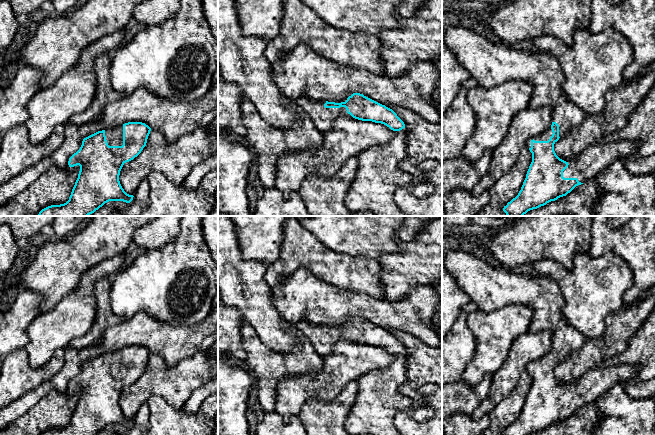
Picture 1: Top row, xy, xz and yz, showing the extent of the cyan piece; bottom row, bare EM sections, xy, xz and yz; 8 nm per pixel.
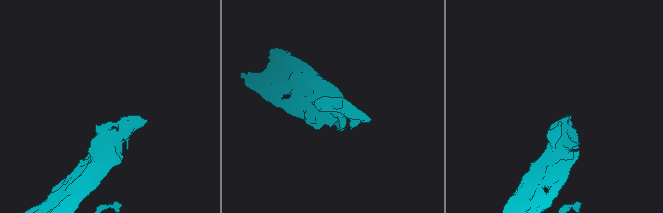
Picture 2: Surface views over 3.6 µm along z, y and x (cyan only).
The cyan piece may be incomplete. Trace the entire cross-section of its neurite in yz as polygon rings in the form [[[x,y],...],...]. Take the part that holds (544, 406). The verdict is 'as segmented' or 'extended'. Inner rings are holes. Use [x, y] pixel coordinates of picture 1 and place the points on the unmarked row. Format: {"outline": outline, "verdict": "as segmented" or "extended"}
{"outline": [[[443,250],[442,261],[447,271],[454,277],[458,286],[465,291],[471,300],[477,305],[479,310],[491,312],[505,305],[522,304],[531,307],[534,310],[533,319],[530,325],[529,332],[537,333],[542,330],[550,330],[552,332],[552,349],[551,352],[543,357],[530,362],[526,371],[532,377],[532,386],[526,398],[521,414],[518,419],[504,430],[503,435],[530,435],[546,429],[551,425],[555,425],[560,421],[566,420],[576,410],[591,405],[598,397],[607,391],[616,382],[624,383],[626,381],[635,380],[641,368],[640,365],[611,365],[611,366],[596,366],[587,371],[581,378],[573,381],[570,384],[564,385],[560,383],[555,375],[554,368],[562,361],[566,360],[570,354],[577,351],[583,346],[586,338],[565,320],[562,309],[564,306],[564,298],[557,282],[544,275],[530,276],[527,274],[517,274],[511,269],[504,266],[491,266],[486,261],[475,257],[474,255],[457,250]]], "verdict": "extended"}

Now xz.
{"outline": [[[353,317],[341,327],[308,323],[304,320],[294,326],[322,357],[332,353],[335,343],[339,340],[381,347],[395,356],[393,362],[386,368],[366,373],[358,379],[357,396],[348,412],[344,426],[350,435],[402,435],[396,428],[394,419],[399,411],[406,410],[411,406],[412,399],[399,391],[399,387],[406,379],[406,351],[397,338],[385,329],[360,317]]], "verdict": "extended"}

